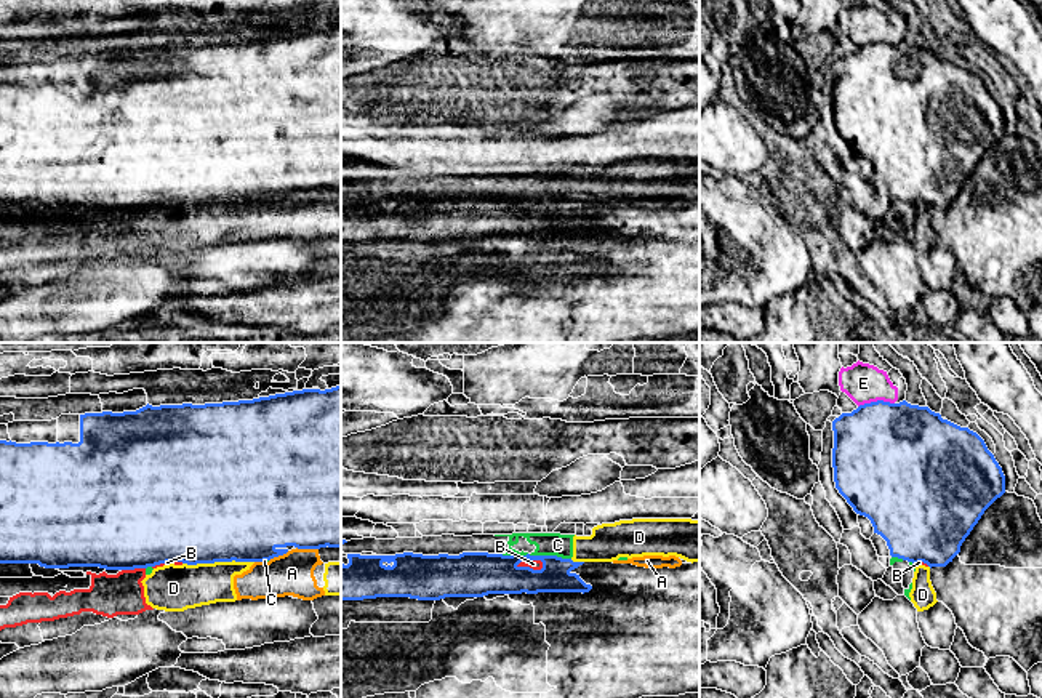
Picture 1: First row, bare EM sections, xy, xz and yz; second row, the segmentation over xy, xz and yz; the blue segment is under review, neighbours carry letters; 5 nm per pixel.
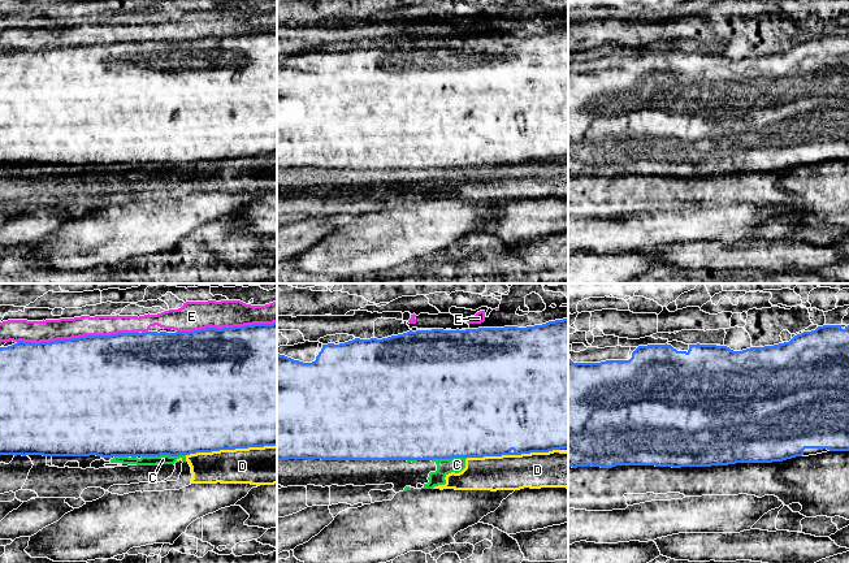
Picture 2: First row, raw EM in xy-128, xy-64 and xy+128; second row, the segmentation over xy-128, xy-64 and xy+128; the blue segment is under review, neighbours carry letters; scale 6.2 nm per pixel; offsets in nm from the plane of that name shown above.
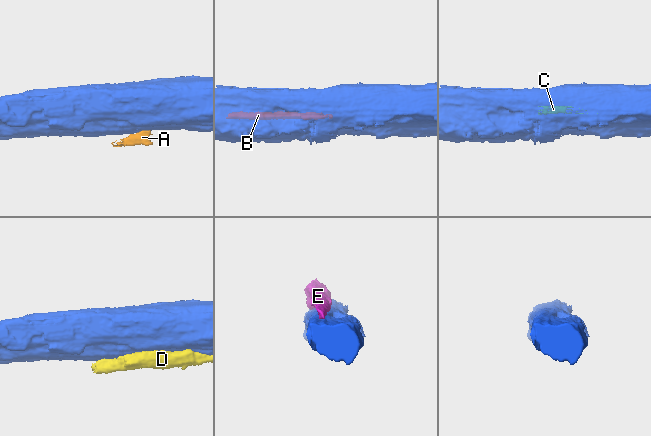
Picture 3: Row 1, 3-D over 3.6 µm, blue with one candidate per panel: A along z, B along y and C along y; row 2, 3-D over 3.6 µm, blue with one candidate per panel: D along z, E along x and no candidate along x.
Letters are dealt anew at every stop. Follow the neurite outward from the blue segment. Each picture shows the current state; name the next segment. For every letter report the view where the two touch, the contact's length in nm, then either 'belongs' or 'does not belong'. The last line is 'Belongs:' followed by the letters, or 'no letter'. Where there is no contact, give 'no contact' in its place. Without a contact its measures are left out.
A: meets blue in xy; contact 110 nm long; does not belong
B: meets blue in xz; contact 140 nm long; does not belong
C: meets blue in xz; contact 360 nm long; does not belong
D: meets blue in xy; contact 360 nm long; does not belong
E: meets blue in yz; contact 190 nm long; does not belong
Belongs: no letter

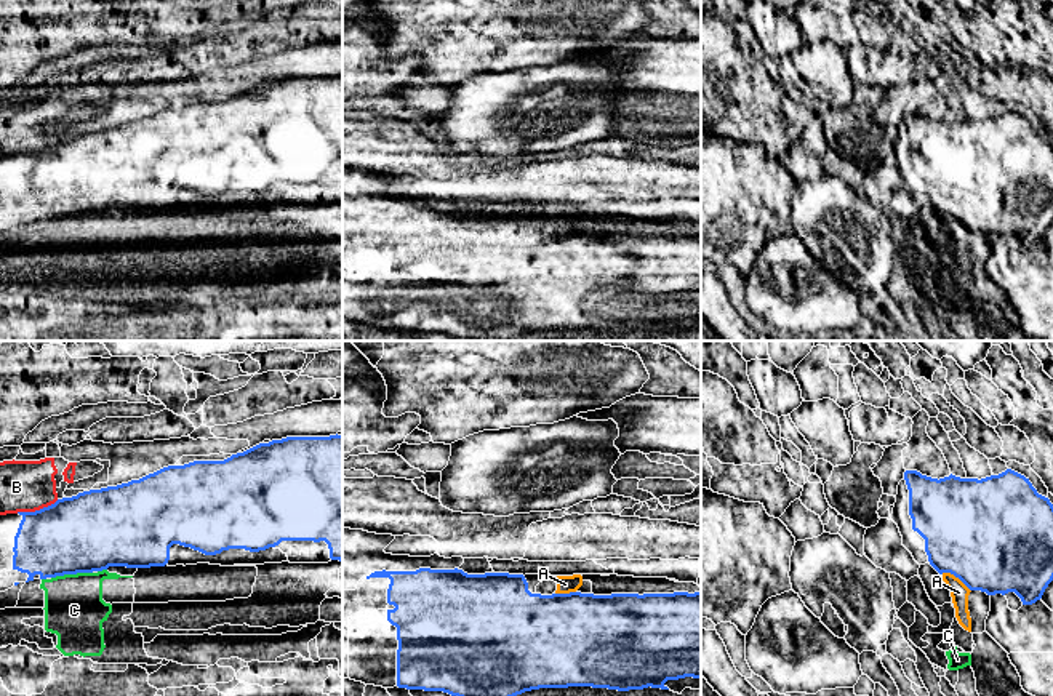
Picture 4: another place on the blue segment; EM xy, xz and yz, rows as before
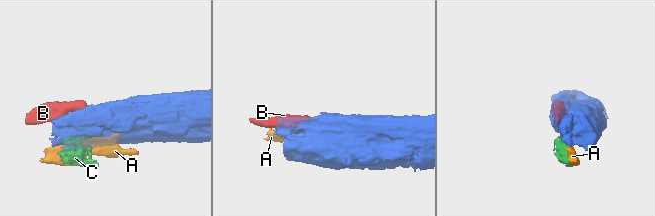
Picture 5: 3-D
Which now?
A: meets blue in yz; contact 180 nm long; does not belong
B: meets blue in xy; contact 220 nm long; does not belong
C: meets blue in xy; contact 220 nm long; does not belong
Belongs: no letter

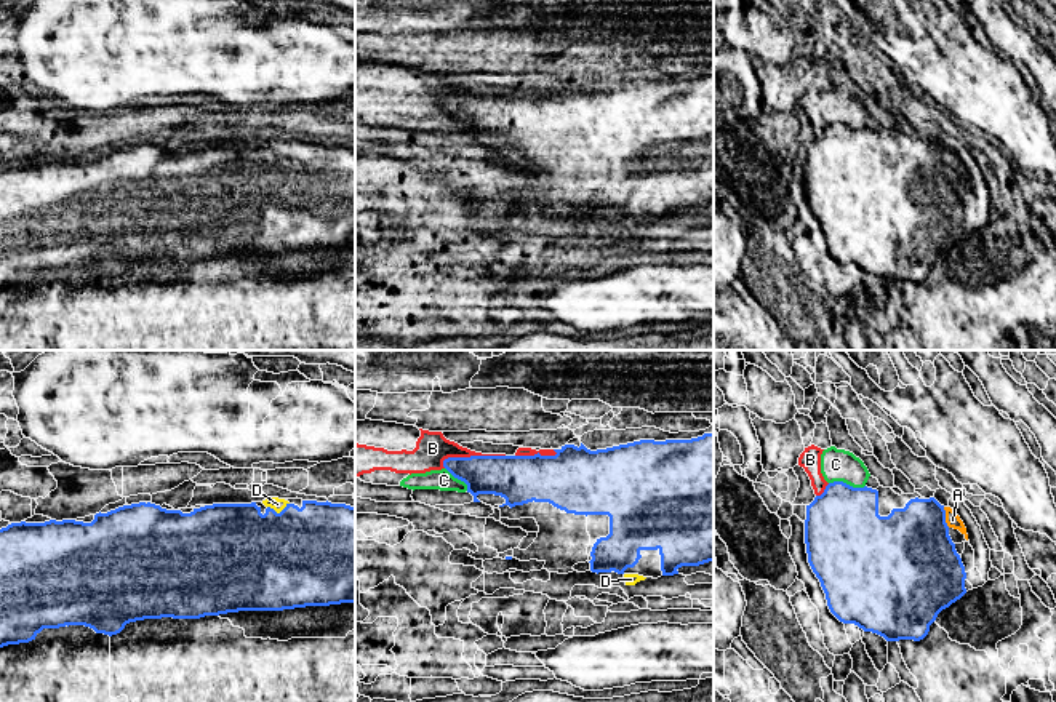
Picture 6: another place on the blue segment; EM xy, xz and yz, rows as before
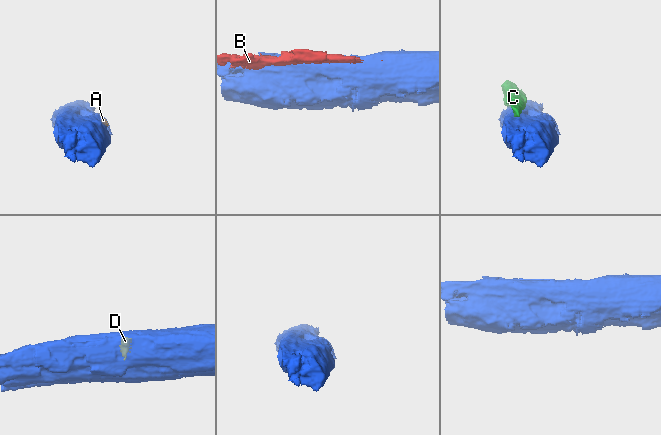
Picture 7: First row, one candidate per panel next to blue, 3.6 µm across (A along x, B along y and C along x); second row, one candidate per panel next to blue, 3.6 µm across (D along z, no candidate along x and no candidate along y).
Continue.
A: meets blue in yz; contact 110 nm long; belongs
B: meets blue in xz; contact 320 nm long; does not belong
C: meets blue in yz; contact 190 nm long; does not belong
D: meets blue in xy; contact 110 nm long; belongs
Belongs: A, D

